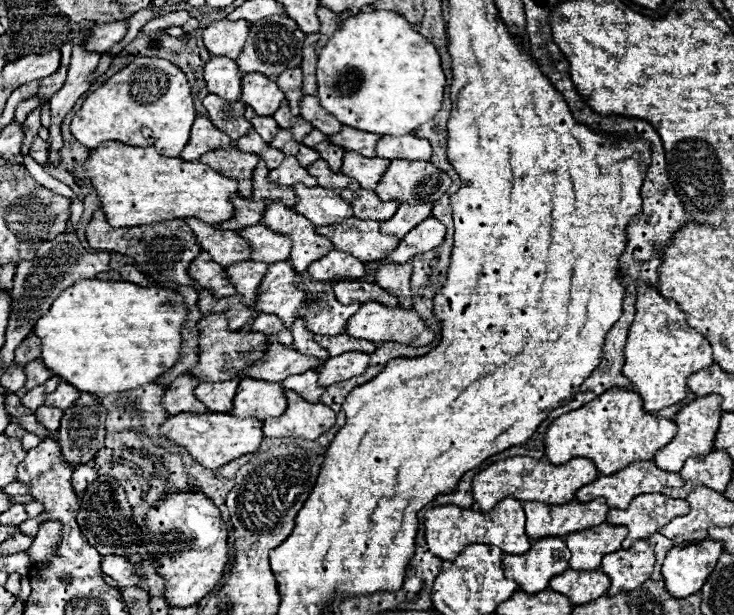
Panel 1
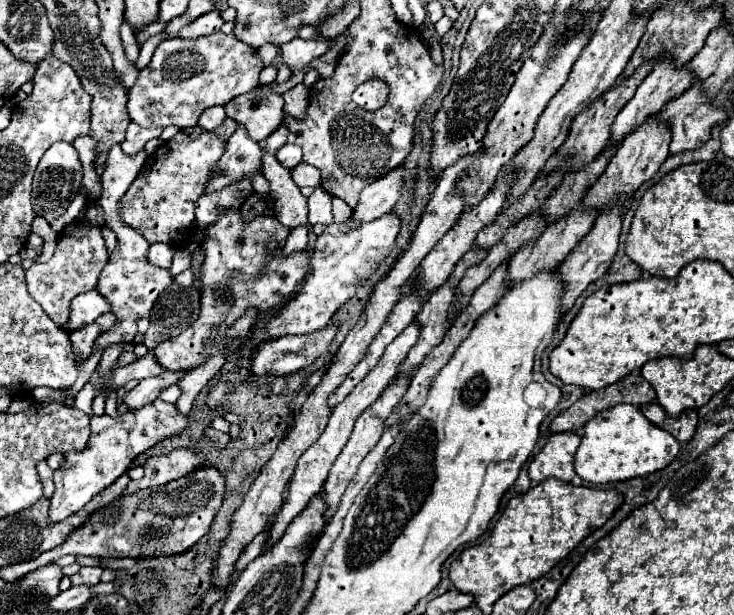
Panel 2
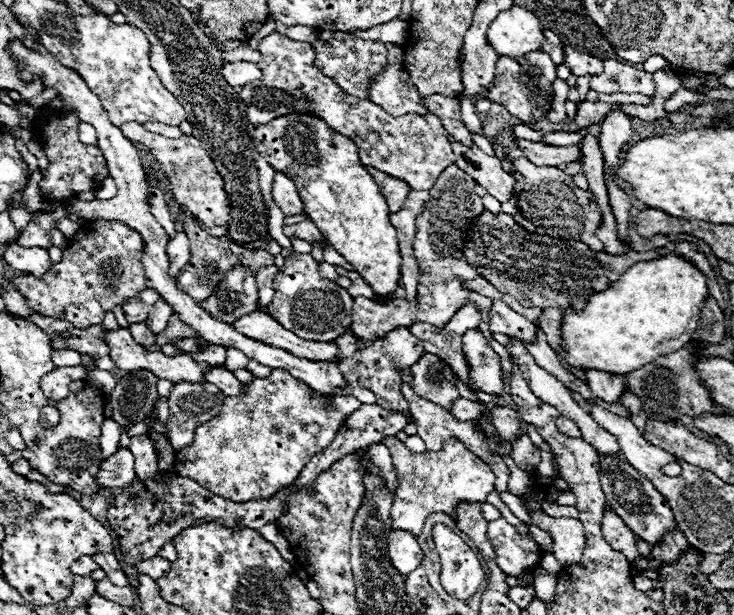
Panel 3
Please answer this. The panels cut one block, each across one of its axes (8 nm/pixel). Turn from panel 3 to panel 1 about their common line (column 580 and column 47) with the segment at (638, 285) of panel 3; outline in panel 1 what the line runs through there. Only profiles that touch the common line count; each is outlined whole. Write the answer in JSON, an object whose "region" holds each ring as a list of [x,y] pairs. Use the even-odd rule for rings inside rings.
{"region":[[[90,278],[68,286],[52,302],[50,310],[38,318],[34,324],[34,334],[42,342],[42,360],[48,370],[64,378],[64,382],[80,388],[80,392],[106,396],[150,384],[178,362],[182,344],[180,328],[186,314],[188,308],[184,306],[182,296],[168,288],[142,288],[132,282],[108,282]]]}

